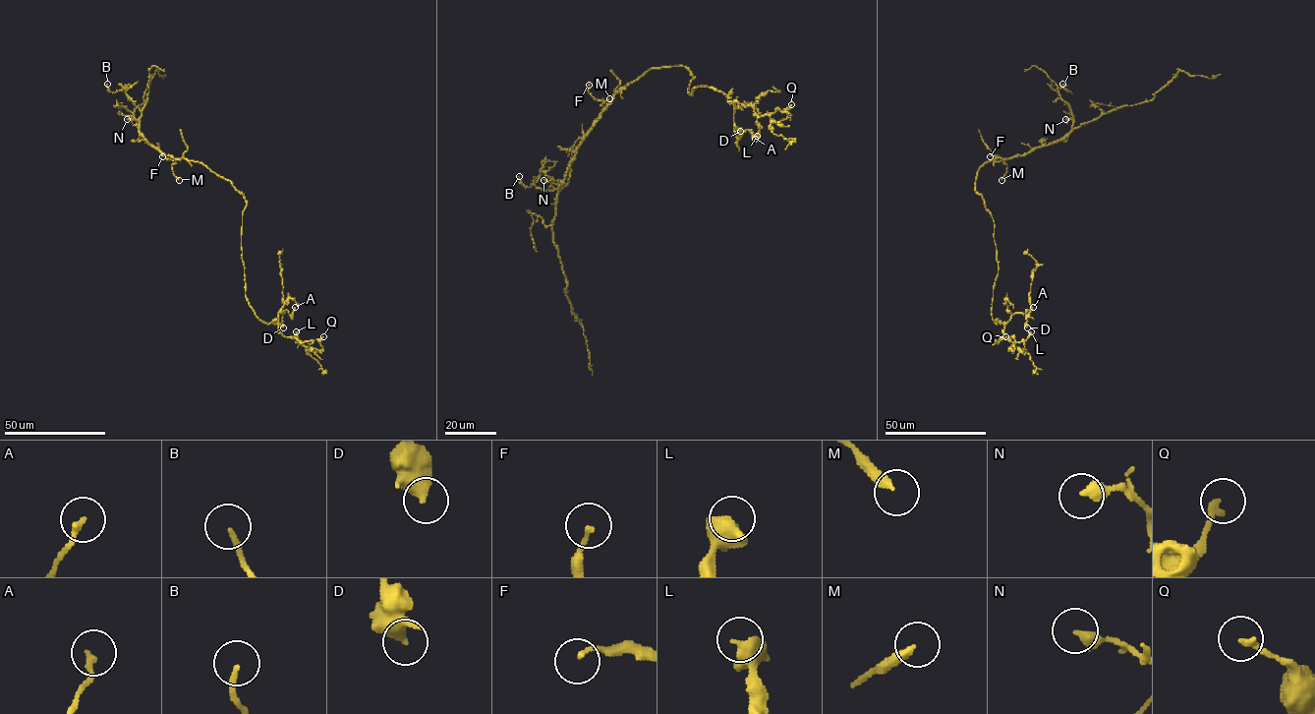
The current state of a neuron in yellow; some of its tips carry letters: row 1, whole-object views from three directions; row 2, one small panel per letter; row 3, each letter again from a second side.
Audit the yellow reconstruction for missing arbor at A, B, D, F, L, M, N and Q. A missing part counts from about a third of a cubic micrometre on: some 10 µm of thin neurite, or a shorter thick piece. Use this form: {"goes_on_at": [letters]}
{"goes_on_at": []}

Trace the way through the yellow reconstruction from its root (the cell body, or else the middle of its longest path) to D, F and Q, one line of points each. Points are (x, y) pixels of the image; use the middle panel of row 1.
D: (646, 72), (684, 66), (694, 77), (687, 90), (706, 86), (722, 92), (740, 131)
F: (646, 72), (622, 87), (608, 103), (594, 98), (589, 92), (589, 85)
Q: (646, 72), (684, 66), (694, 77), (691, 94), (712, 87), (759, 116), (791, 115), (791, 104)

